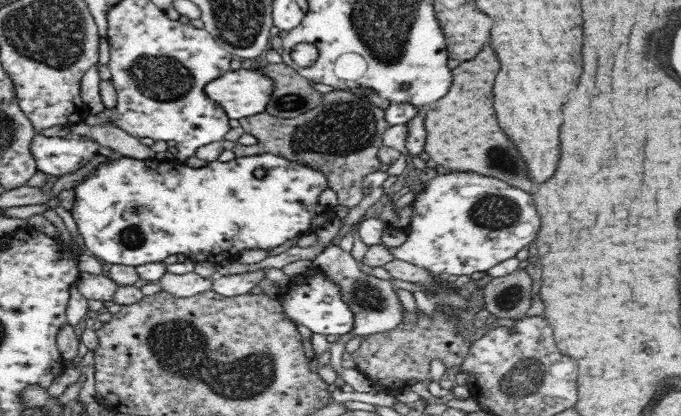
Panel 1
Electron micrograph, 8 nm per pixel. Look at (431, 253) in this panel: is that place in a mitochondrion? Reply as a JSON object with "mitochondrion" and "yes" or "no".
{"mitochondrion":"no"}

